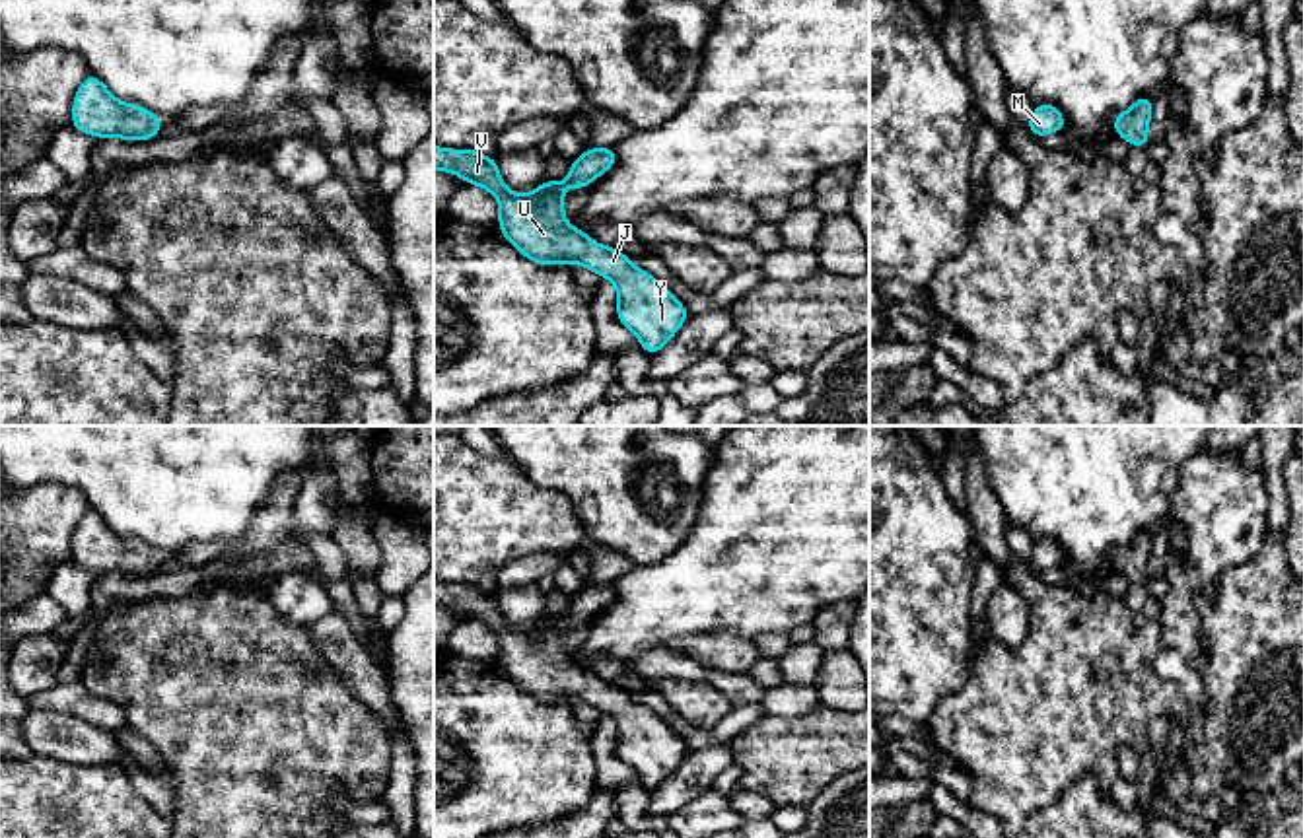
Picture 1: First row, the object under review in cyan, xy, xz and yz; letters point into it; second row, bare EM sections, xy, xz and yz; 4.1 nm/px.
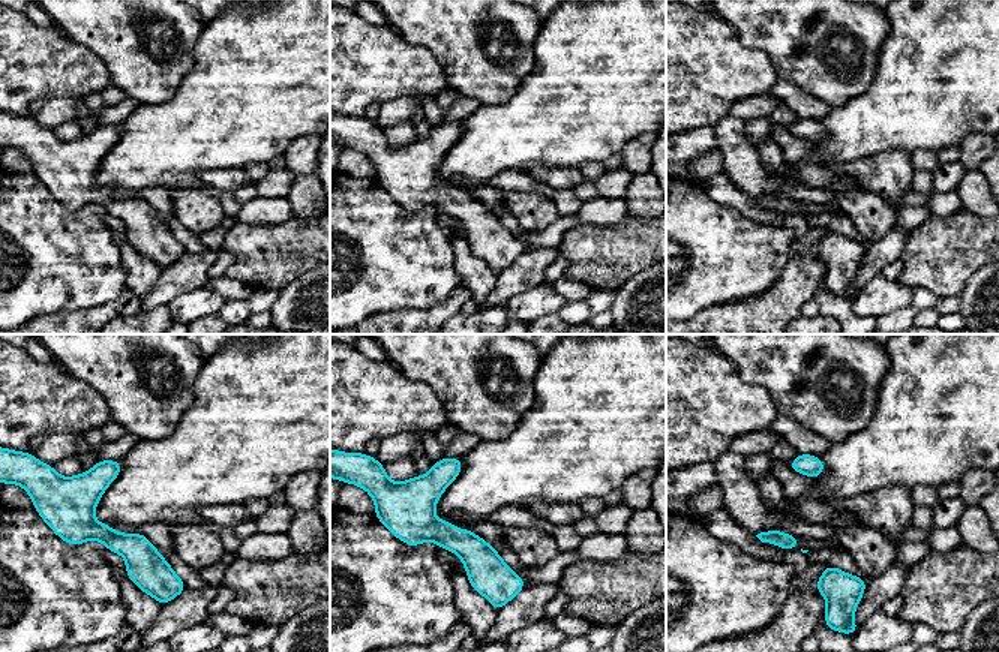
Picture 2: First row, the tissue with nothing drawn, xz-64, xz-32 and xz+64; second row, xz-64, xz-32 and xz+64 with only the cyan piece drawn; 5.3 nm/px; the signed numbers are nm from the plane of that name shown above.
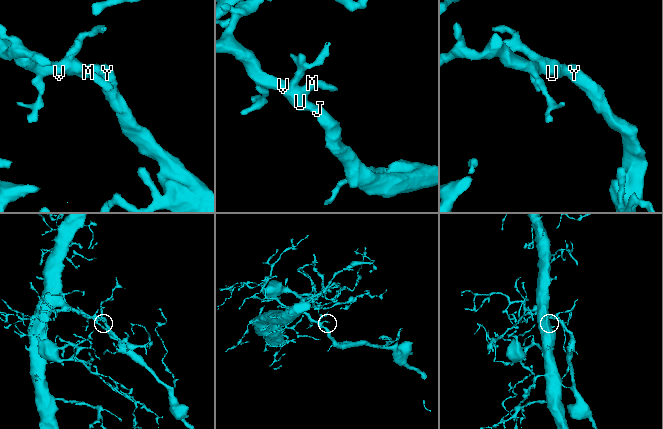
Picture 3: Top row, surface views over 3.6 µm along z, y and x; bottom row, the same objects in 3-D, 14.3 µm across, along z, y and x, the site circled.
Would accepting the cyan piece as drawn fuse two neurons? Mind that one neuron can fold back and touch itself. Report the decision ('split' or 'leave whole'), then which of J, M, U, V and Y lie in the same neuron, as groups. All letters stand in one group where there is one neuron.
leave whole | J M U V Y

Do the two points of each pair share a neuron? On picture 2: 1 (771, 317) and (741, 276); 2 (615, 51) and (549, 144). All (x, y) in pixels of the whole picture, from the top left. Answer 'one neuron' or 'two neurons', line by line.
1: two neurons
2: one neuron

